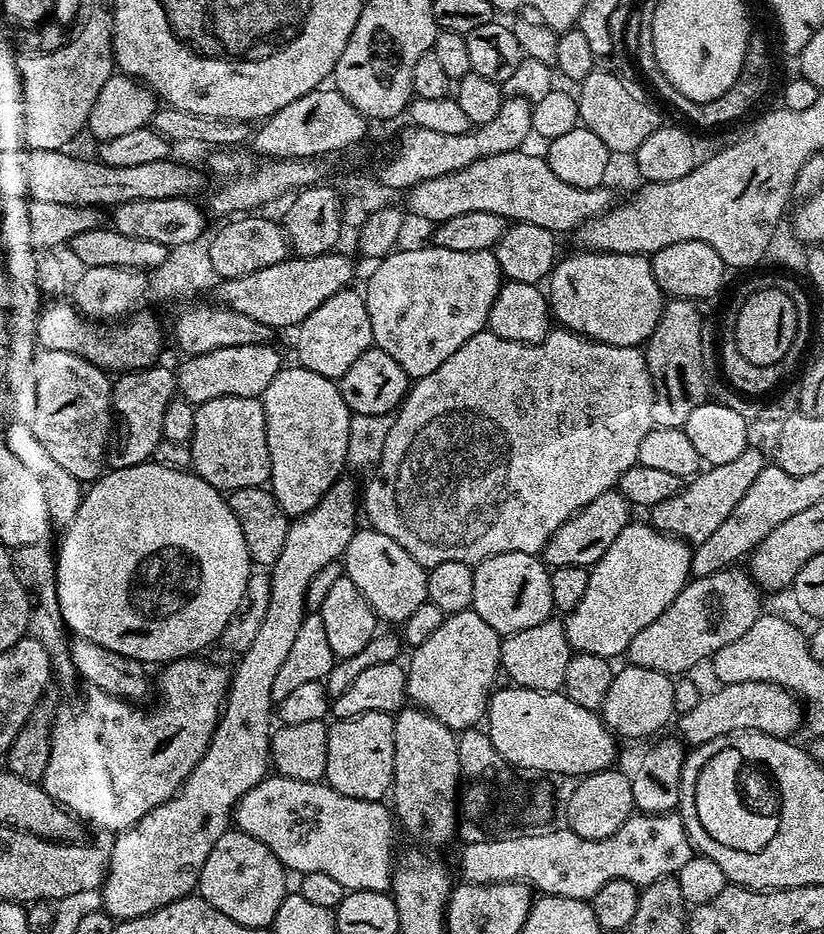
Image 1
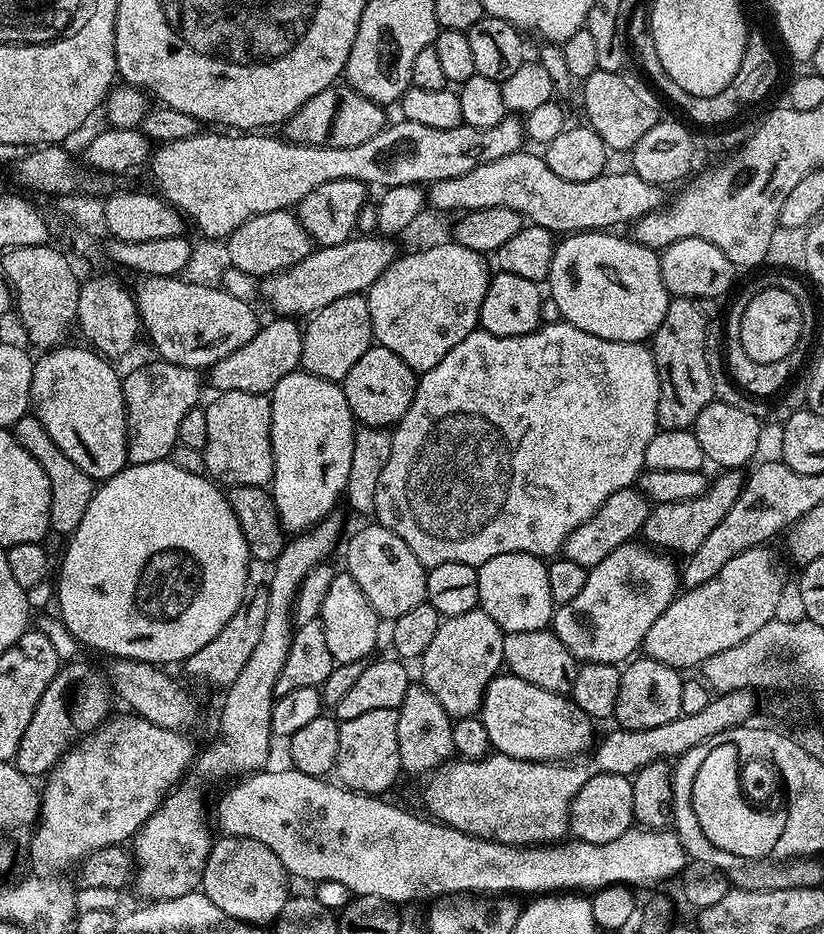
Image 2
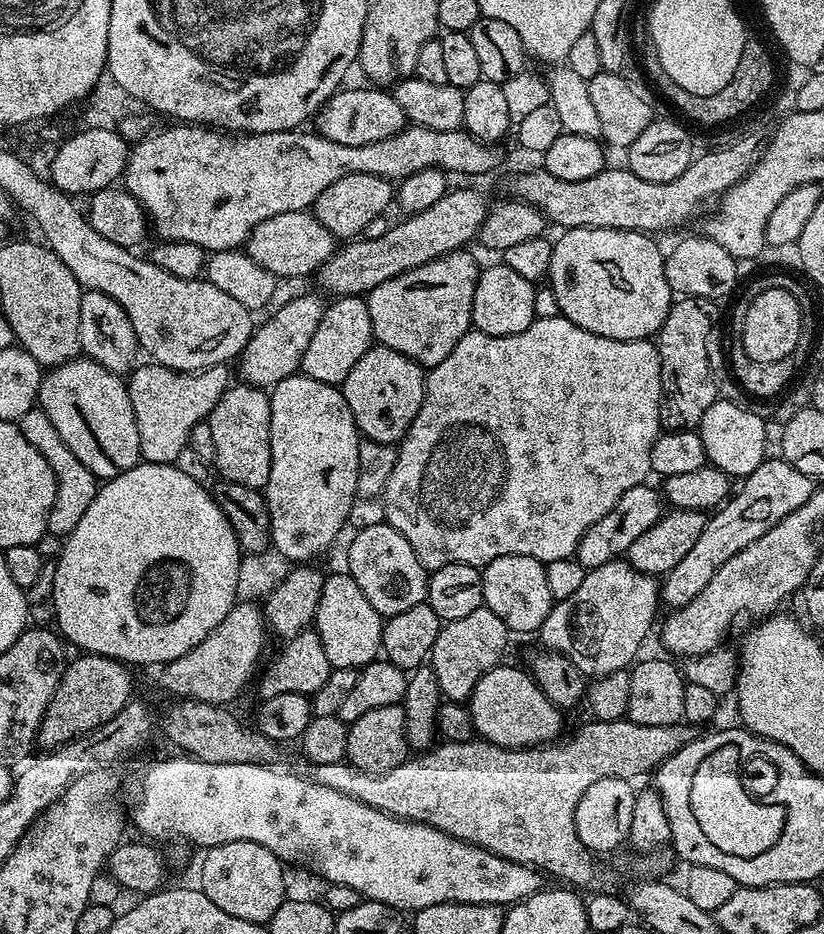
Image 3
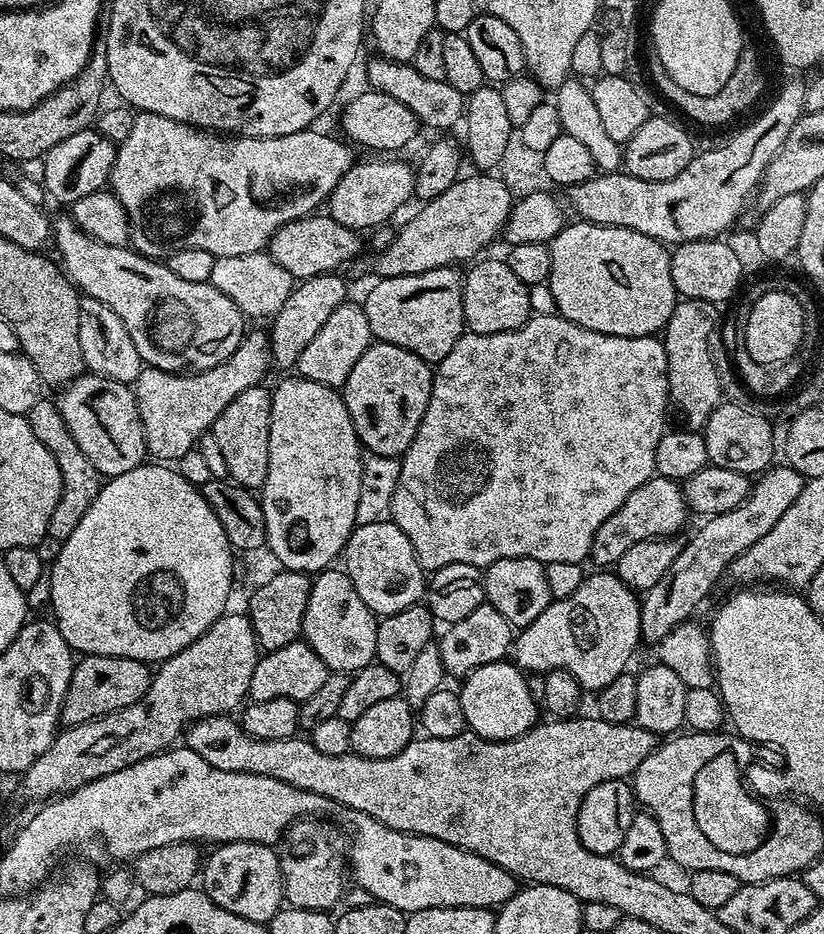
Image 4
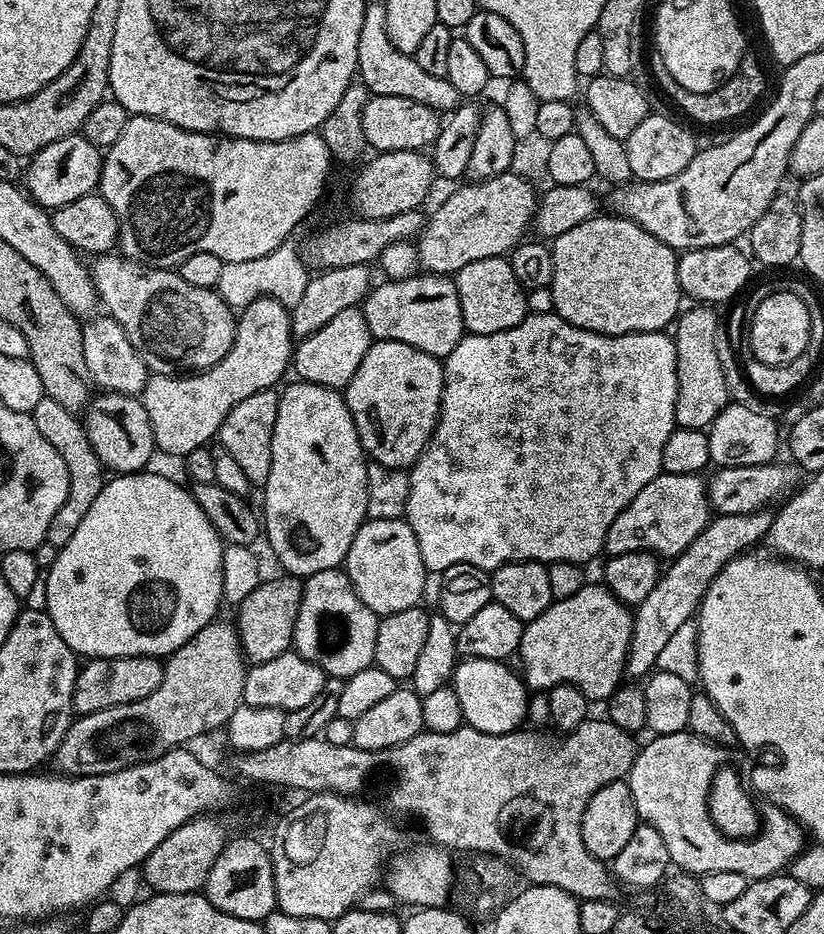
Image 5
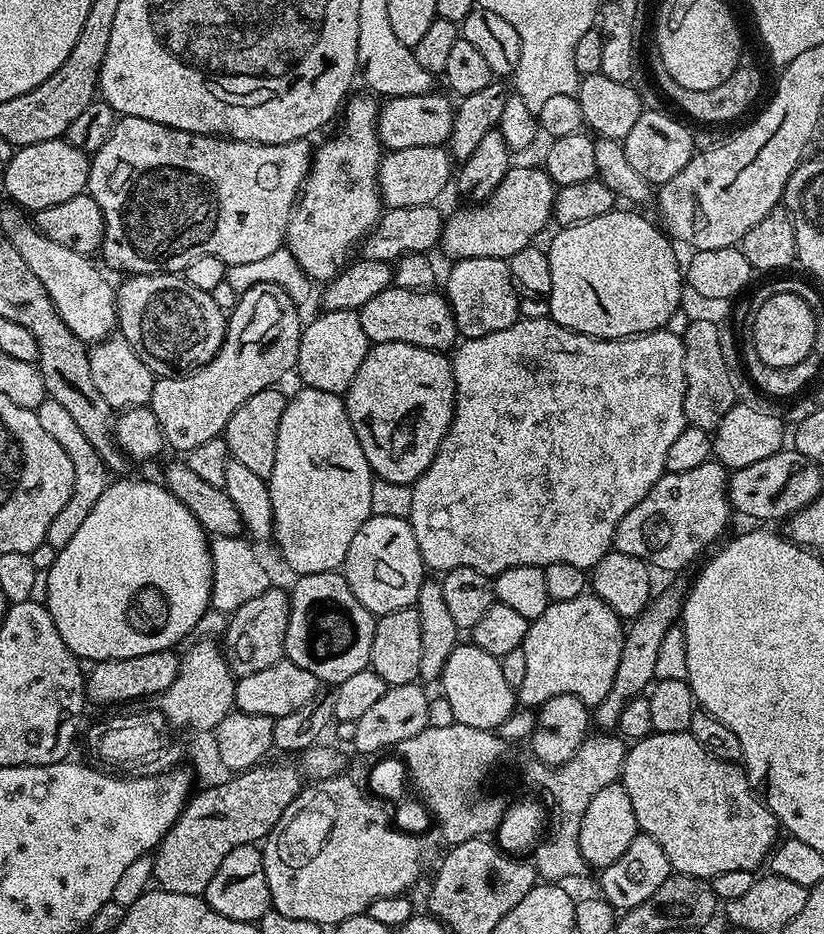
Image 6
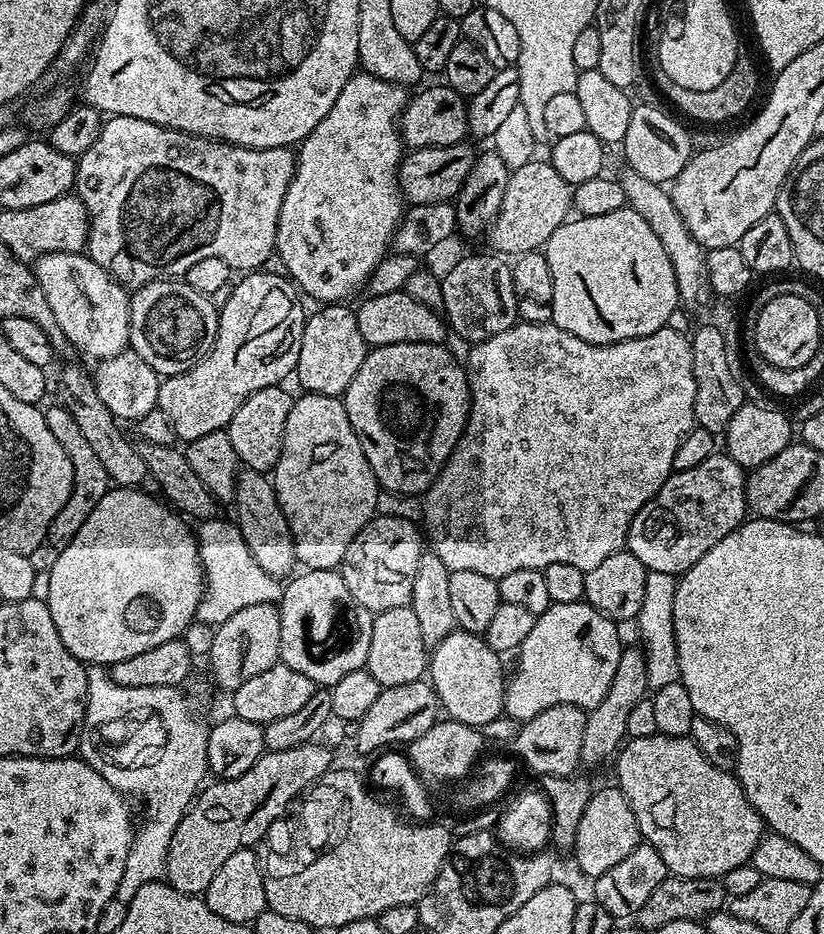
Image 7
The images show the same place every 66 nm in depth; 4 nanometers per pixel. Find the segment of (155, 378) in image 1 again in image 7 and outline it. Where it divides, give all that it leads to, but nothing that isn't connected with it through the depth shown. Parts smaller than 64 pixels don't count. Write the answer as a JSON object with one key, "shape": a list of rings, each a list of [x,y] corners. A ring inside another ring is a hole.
{"shape":[[[253,270],[241,275],[240,281],[237,279],[231,285],[230,291],[223,297],[224,305],[222,303],[219,305],[218,334],[207,356],[201,358],[190,370],[161,379],[158,407],[162,410],[162,414],[166,414],[177,441],[197,440],[202,438],[202,434],[225,431],[230,418],[238,414],[238,406],[242,406],[242,402],[246,402],[250,394],[258,394],[258,390],[283,385],[284,379],[287,376],[289,379],[295,373],[298,350],[302,346],[306,311],[304,312],[303,306],[300,305],[301,293],[291,279],[279,271],[278,273],[268,271]]]}

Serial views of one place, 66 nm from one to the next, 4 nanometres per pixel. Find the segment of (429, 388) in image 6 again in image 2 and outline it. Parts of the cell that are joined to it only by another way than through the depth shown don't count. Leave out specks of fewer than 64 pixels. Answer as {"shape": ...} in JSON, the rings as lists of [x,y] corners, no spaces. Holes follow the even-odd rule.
{"shape":[[[373,346],[362,354],[362,358],[358,358],[358,362],[354,362],[354,366],[350,366],[350,374],[346,374],[342,387],[353,417],[361,425],[391,429],[399,424],[406,410],[410,410],[417,379],[417,373],[406,366],[406,362],[402,362],[394,350]]]}

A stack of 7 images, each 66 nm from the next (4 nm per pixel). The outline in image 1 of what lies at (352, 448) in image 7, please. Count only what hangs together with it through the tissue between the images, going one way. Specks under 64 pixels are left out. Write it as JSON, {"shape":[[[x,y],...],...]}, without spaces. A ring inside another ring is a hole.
{"shape":[[[299,366],[281,367],[280,372],[274,374],[274,382],[266,386],[262,399],[266,414],[266,442],[270,446],[272,467],[270,490],[285,514],[295,518],[314,510],[314,506],[322,502],[326,490],[330,490],[330,486],[334,486],[334,482],[345,471],[353,412],[346,406],[337,381]]]}

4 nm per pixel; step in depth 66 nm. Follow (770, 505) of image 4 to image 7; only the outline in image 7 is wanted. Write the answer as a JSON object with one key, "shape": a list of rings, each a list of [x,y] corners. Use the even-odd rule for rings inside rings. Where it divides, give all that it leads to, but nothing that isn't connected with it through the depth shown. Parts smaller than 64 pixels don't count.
{"shape":[[[625,647],[618,658],[618,667],[614,670],[614,678],[610,682],[610,690],[606,690],[606,698],[598,702],[598,706],[587,709],[586,730],[582,737],[581,761],[586,765],[596,764],[599,760],[615,757],[618,749],[625,743],[628,731],[626,722],[634,711],[637,702],[642,702],[649,695],[650,689],[646,678],[646,658],[639,647]]]}

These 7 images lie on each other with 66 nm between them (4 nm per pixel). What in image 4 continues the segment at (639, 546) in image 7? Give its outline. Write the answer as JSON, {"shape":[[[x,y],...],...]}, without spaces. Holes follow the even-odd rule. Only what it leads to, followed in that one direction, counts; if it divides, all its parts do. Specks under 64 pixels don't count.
{"shape":[[[654,474],[649,480],[642,482],[642,486],[638,486],[638,490],[634,490],[634,494],[630,494],[630,498],[626,498],[626,502],[622,502],[622,506],[618,510],[614,510],[614,514],[610,514],[610,518],[606,518],[606,522],[602,522],[602,526],[598,526],[598,534],[594,534],[592,543],[591,563],[596,563],[596,566],[614,566],[618,562],[618,558],[622,558],[622,554],[626,554],[626,550],[630,550],[630,546],[638,546],[638,542],[665,536],[676,536],[679,528],[688,519],[690,519],[690,513],[688,504],[684,500],[683,487],[675,480]]]}

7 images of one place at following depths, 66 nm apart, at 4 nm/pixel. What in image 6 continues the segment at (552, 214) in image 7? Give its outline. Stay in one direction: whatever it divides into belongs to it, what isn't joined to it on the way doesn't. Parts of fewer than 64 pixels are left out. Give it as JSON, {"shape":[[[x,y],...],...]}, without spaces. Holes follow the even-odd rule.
{"shape":[[[509,167],[506,178],[497,188],[486,197],[486,199],[473,203],[468,208],[460,208],[453,216],[449,215],[444,222],[444,229],[440,234],[439,247],[444,248],[448,256],[452,256],[453,261],[465,260],[466,258],[498,258],[507,260],[518,250],[529,247],[532,240],[547,224],[552,220],[552,207],[556,201],[557,185],[553,184],[552,179],[543,167],[536,168],[516,168]]]}

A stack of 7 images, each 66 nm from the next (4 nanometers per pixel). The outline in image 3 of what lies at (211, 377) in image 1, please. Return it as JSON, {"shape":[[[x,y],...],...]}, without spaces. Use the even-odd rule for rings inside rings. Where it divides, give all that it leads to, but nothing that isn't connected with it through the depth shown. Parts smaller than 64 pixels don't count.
{"shape":[[[312,292],[296,296],[293,300],[286,301],[265,324],[255,325],[252,336],[238,357],[239,379],[243,383],[271,390],[278,382],[300,372],[302,354],[306,354],[306,346],[310,346],[310,338],[314,338],[314,330],[318,330],[318,322],[322,322],[326,307],[326,300],[323,300],[325,297],[320,296],[315,296]]]}

